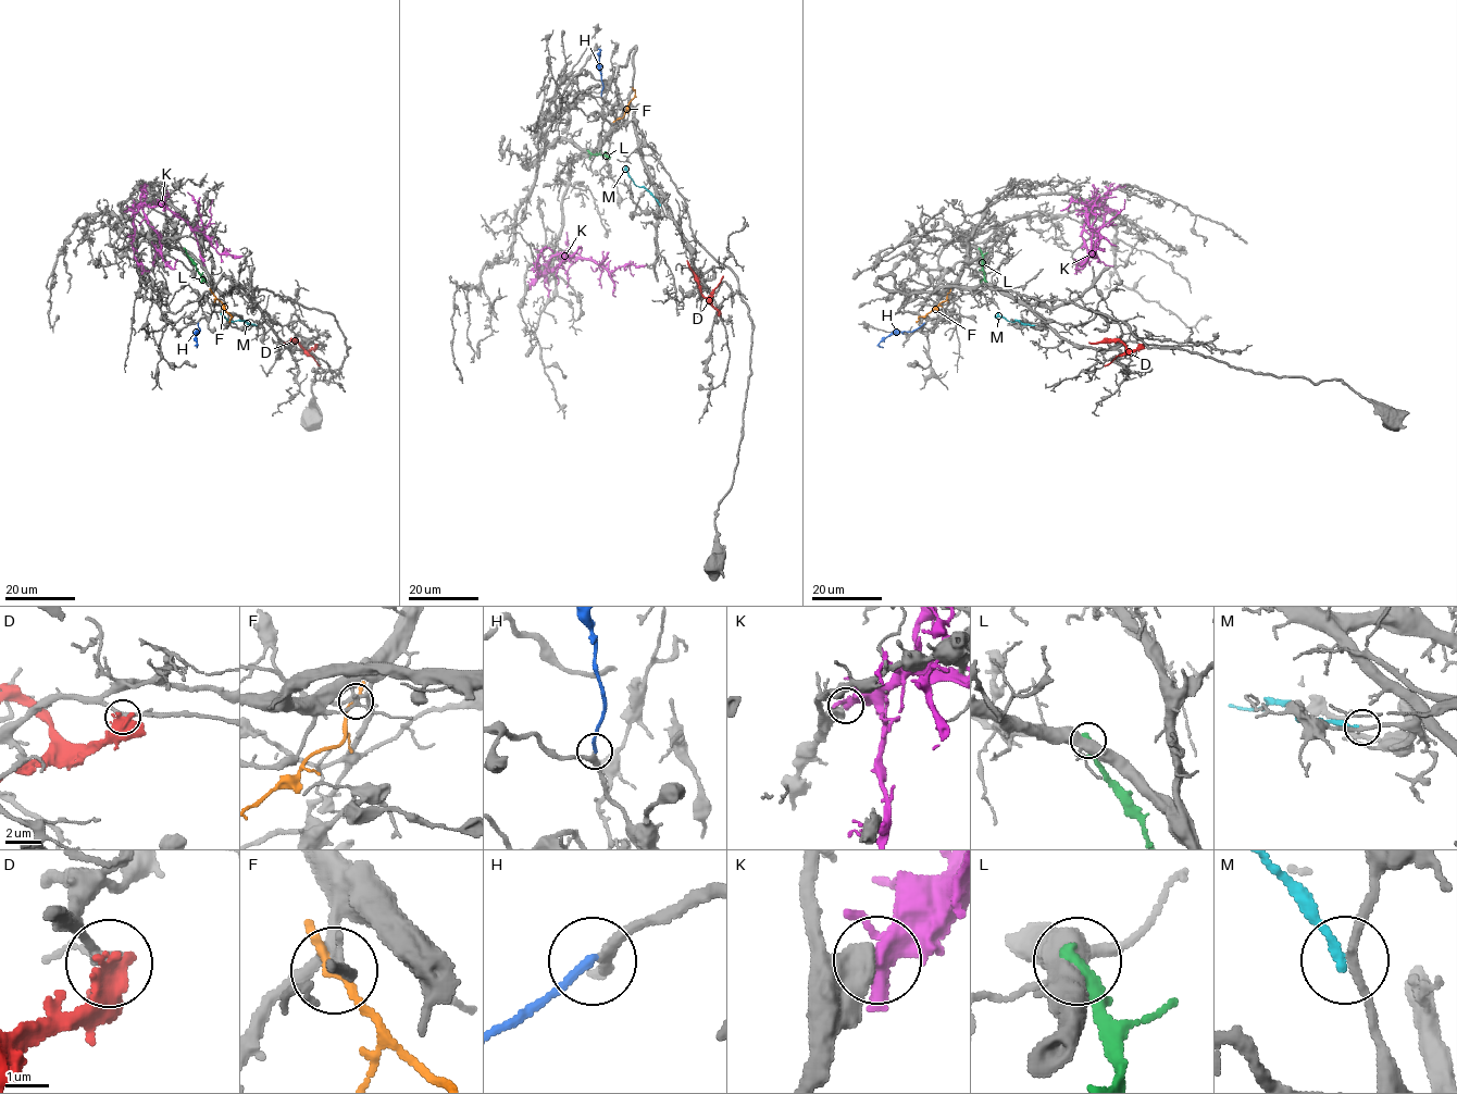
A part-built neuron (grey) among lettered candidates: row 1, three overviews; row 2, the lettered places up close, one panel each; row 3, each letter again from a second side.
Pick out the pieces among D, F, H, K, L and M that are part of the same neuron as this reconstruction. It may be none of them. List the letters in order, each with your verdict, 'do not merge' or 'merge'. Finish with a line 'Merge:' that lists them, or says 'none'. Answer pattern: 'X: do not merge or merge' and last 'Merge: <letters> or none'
D: do not merge
F: do not merge
H: merge
K: do not merge
L: do not merge
M: do not merge
Merge: H

